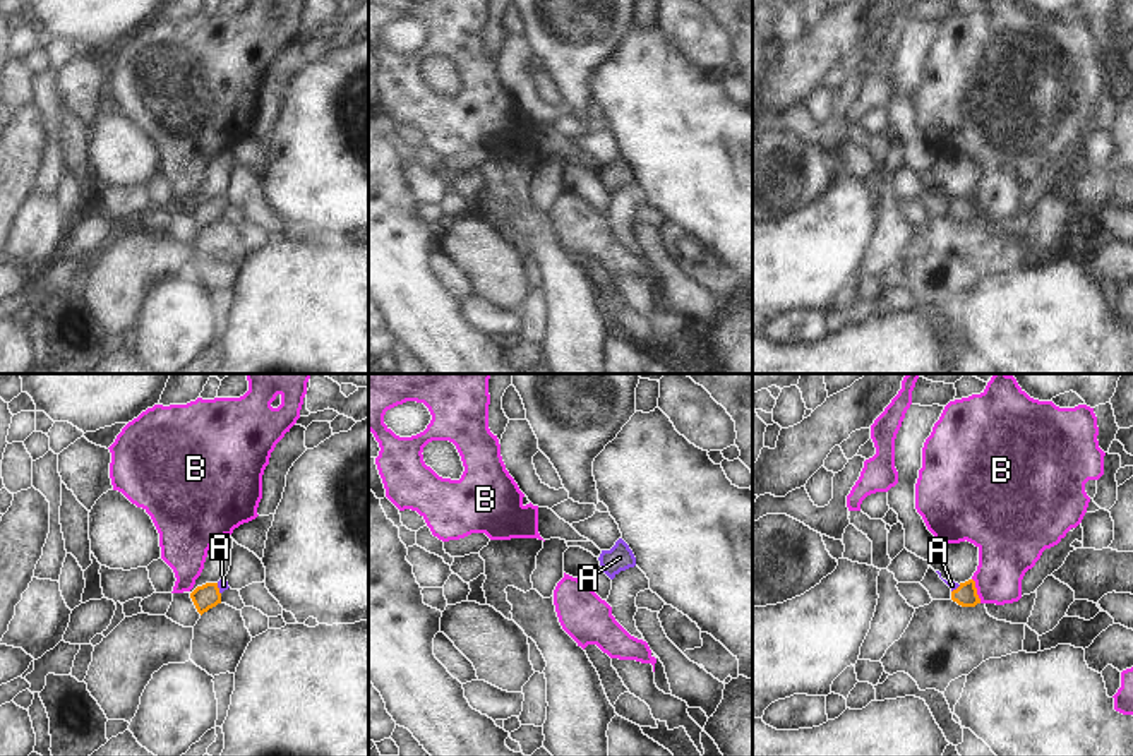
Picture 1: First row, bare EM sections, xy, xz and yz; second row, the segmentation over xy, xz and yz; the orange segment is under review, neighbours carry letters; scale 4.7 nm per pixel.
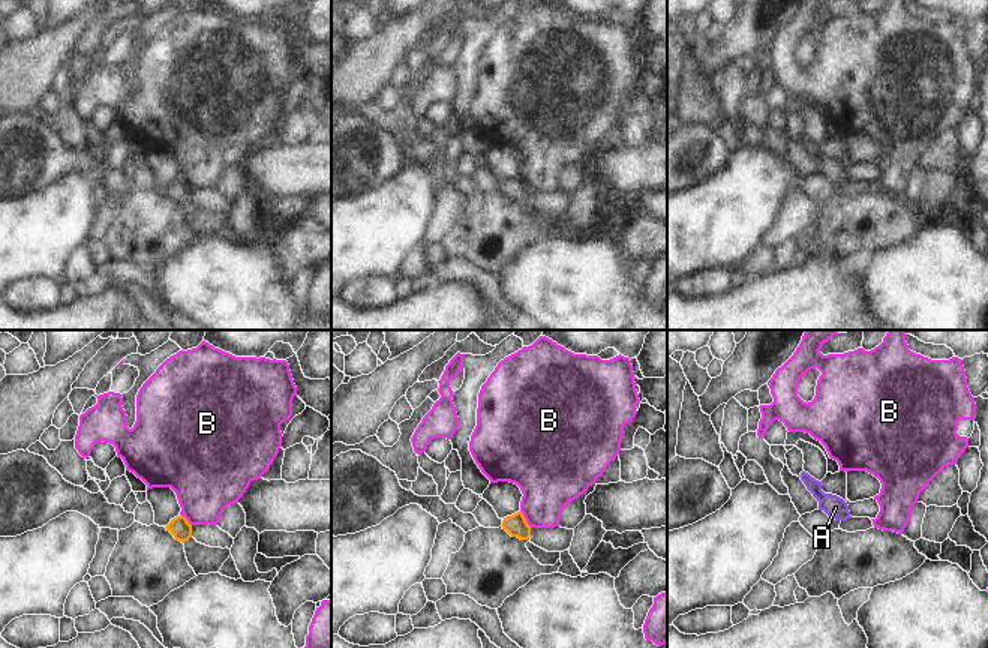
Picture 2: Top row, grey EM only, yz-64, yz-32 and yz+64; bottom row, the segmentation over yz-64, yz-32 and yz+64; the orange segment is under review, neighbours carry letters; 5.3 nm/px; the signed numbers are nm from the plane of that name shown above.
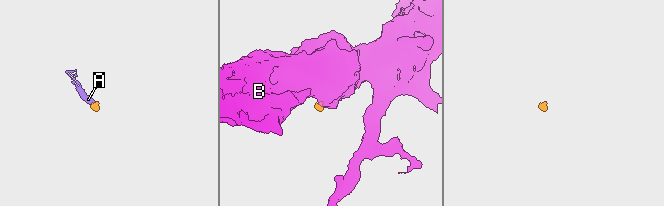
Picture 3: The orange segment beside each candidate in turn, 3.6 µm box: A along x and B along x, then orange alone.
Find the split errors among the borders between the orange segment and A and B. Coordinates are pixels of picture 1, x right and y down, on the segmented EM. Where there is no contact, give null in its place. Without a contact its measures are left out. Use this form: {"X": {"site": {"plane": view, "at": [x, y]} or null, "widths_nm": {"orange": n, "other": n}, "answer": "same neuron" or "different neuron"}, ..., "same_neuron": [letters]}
{"A": {"site": {"plane": "xy", "at": [218, 588]}, "widths_nm": {"orange": 120, "other": 50}, "answer": "same neuron"}, "B": {"site": {"plane": "yz", "at": [976, 590]}, "widths_nm": {"orange": 110, "other": 280}, "answer": "different neuron"}, "same_neuron": ["A"]}

